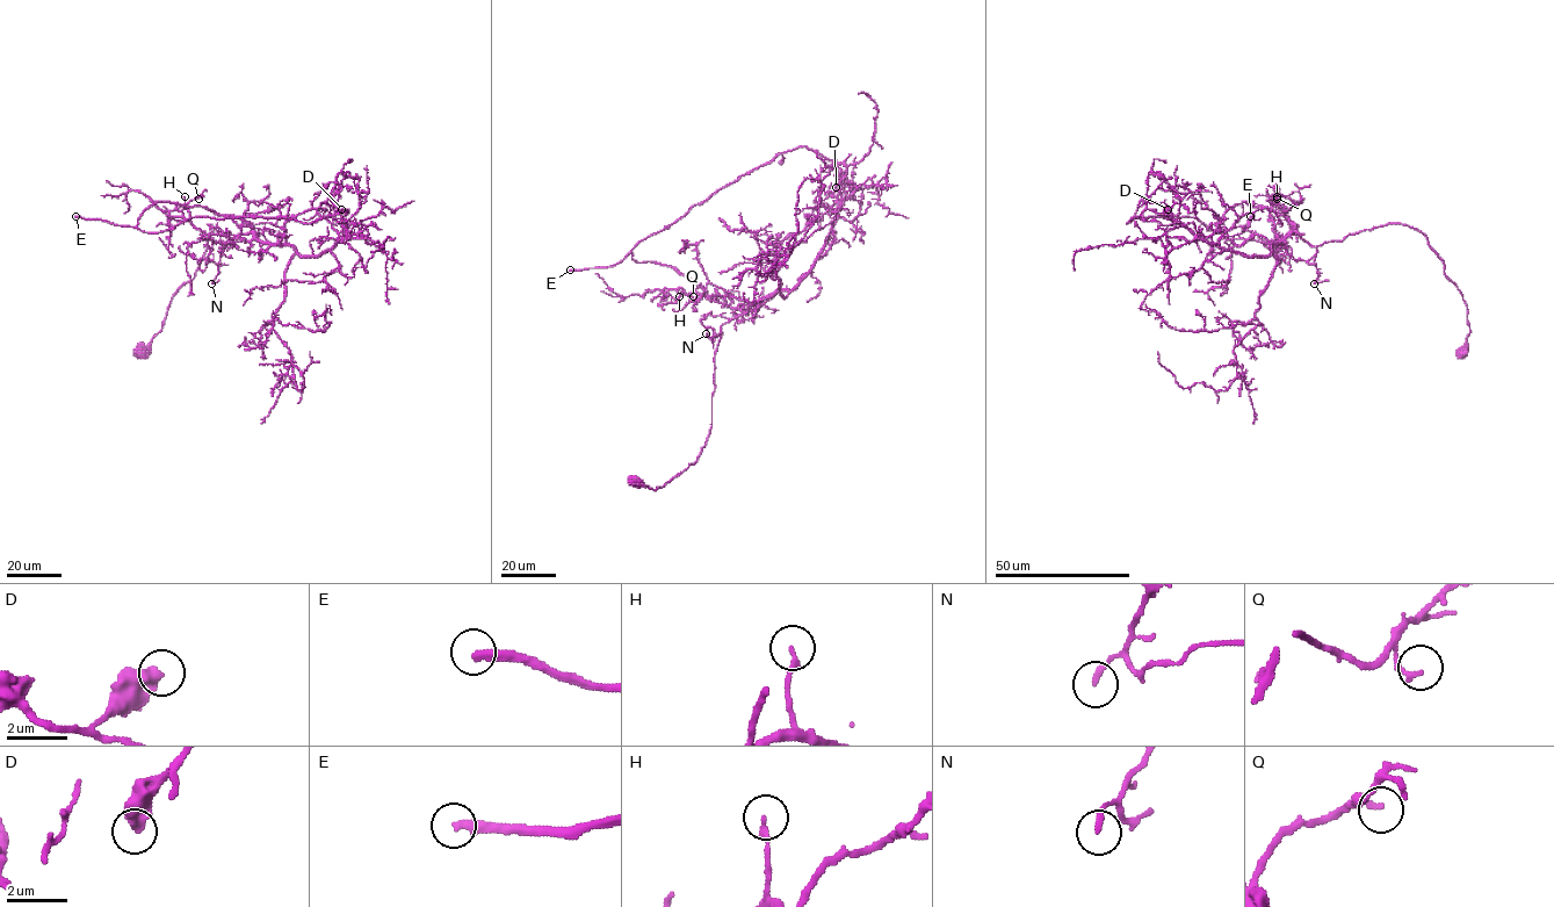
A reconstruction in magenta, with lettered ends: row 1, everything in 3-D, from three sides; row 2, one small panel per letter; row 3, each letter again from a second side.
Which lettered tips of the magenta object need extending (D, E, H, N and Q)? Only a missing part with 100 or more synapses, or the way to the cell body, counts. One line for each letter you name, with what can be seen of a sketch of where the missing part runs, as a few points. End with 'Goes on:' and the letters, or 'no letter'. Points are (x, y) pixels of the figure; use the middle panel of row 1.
Goes on: E

